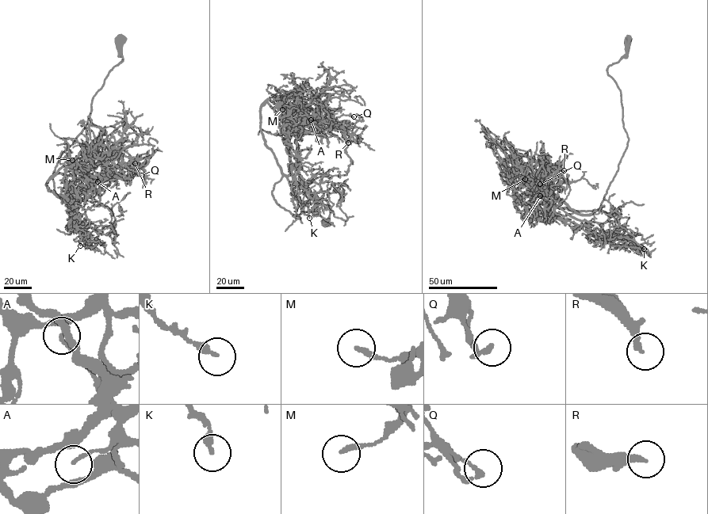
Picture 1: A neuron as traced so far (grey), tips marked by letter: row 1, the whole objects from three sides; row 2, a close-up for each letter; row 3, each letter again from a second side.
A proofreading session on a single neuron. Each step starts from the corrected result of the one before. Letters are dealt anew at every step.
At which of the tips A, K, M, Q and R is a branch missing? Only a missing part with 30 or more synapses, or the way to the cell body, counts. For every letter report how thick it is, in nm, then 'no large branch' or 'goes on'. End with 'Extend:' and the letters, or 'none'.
A: calibre 100 nm; no large branch
K: calibre 240 nm; no large branch
M: calibre 220 nm; no large branch
Q: calibre 220 nm; no large branch
R: calibre 240 nm; goes on
Extend: R

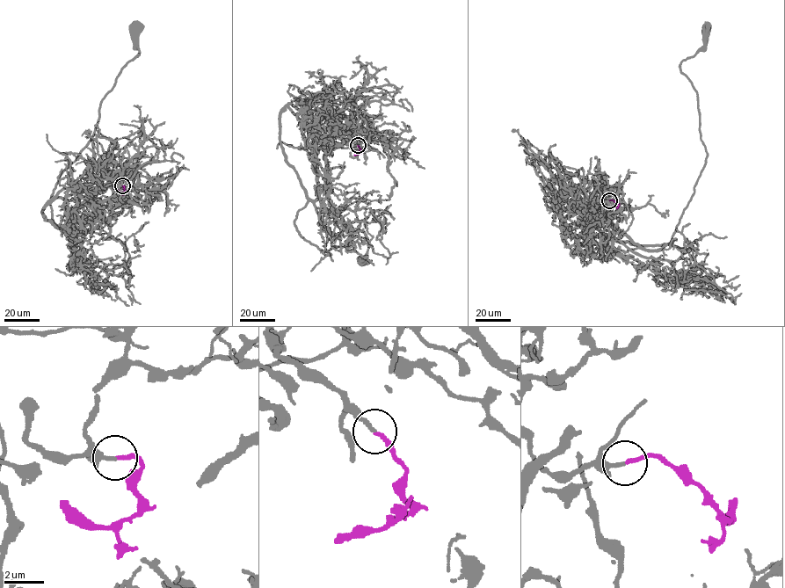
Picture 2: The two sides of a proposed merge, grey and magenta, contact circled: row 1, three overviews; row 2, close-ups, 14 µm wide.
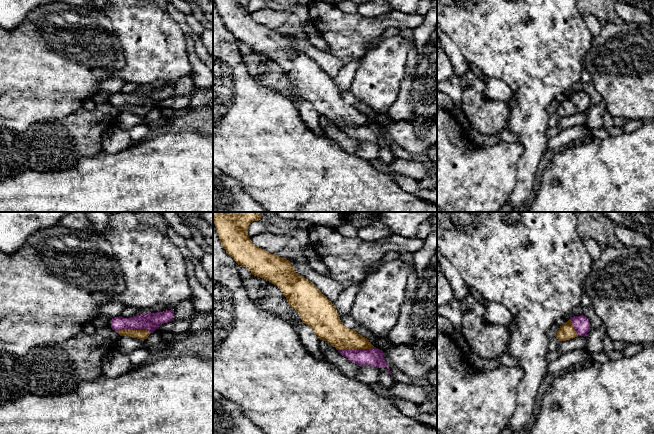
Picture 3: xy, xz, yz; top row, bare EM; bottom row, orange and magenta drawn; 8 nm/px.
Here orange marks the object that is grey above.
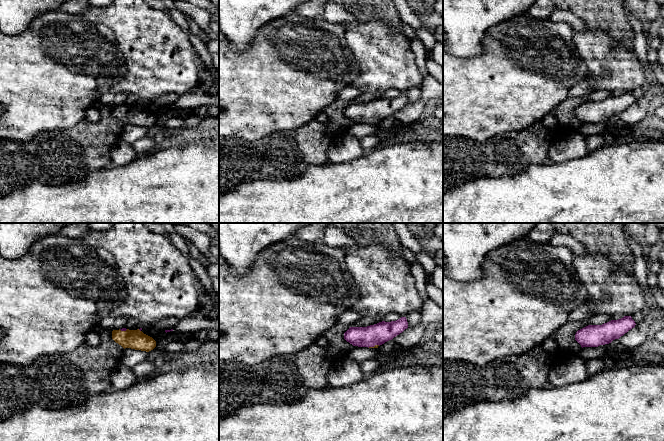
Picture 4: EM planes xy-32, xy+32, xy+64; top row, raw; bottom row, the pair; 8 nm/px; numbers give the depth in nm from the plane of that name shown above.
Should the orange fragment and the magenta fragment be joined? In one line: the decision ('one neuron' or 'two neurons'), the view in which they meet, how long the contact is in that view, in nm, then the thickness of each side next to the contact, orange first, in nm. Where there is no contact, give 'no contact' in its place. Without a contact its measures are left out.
one neuron; contact in xz; length 300 nm; calibres 200 and 140 nm

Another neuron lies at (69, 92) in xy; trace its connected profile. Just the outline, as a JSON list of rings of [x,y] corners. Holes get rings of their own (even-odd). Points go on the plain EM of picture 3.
[[[62,1],[39,6],[30,11],[24,22],[14,30],[0,27],[0,127],[22,132],[33,123],[67,117],[81,109],[86,100],[95,98],[99,93],[99,84],[109,79],[114,71],[120,70],[124,66],[125,57],[121,43],[116,37],[110,19],[103,12]]]

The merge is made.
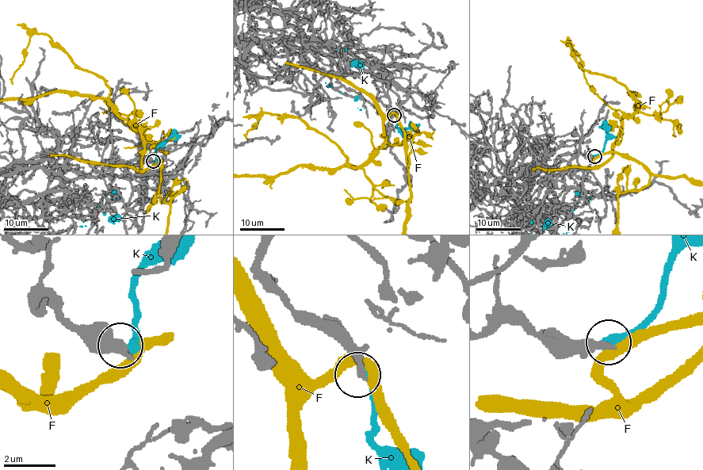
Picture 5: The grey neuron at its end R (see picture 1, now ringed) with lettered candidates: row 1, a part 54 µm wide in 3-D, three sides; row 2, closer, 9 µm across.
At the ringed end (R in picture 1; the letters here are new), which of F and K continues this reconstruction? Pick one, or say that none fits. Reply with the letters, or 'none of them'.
none of them

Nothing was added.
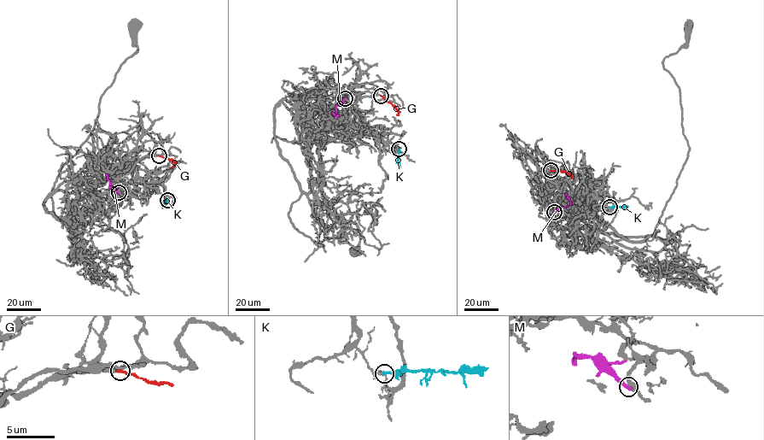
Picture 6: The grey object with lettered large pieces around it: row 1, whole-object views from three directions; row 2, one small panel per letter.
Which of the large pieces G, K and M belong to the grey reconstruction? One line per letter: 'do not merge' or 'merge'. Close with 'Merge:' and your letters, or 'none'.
G: do not merge
K: do not merge
M: do not merge
Merge: none

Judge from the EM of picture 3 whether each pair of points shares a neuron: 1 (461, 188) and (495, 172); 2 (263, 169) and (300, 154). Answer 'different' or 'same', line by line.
1: same
2: same

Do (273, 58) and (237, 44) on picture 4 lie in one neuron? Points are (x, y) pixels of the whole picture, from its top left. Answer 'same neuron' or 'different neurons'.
different neurons

